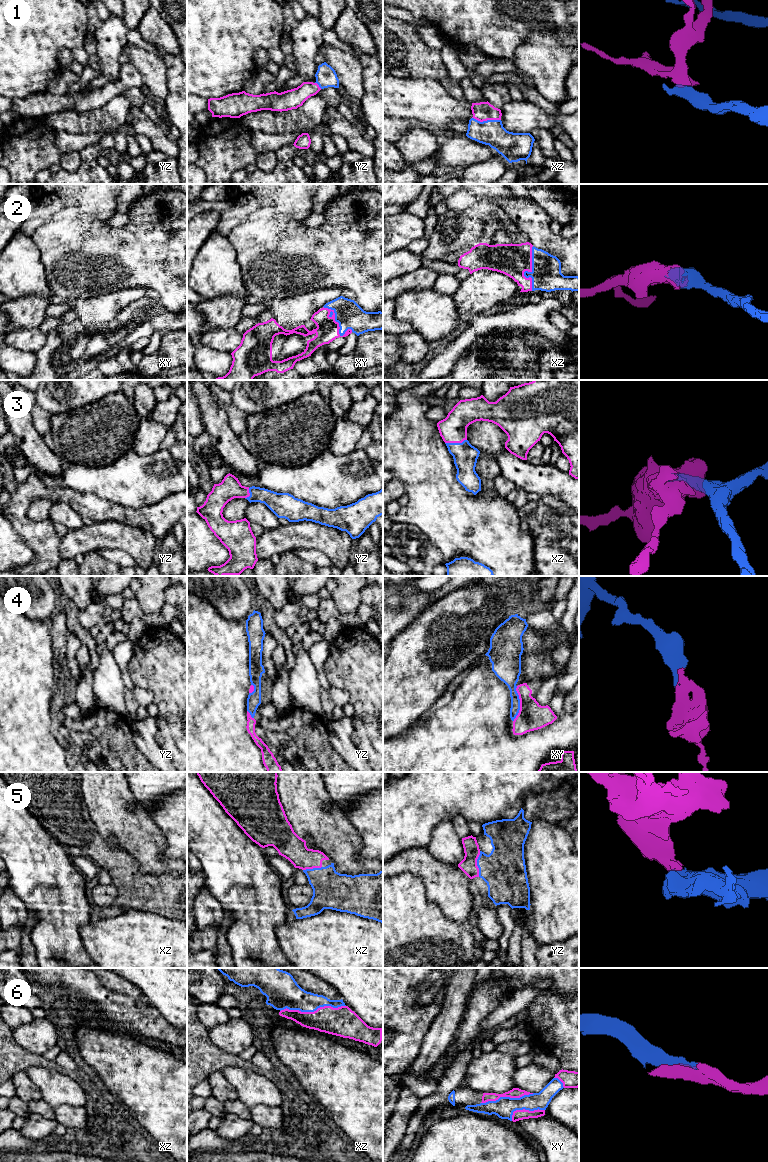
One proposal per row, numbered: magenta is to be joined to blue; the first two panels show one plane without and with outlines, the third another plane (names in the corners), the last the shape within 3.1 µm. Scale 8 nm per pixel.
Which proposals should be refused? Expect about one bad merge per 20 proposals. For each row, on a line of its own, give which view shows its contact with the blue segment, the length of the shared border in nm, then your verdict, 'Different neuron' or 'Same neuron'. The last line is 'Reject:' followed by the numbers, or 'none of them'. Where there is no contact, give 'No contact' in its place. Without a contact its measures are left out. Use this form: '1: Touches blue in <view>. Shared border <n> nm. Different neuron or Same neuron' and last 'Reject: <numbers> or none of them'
1: Touches blue in xz. Shared border 240 nm. Same neuron
2: Touches blue in xy. Shared border 320 nm. Same neuron
3: Touches blue in xz. Shared border 180 nm. Same neuron
4: Touches blue in xy. Shared border 280 nm. Same neuron
5: Touches blue in yz. Shared border 200 nm. Same neuron
6: Touches blue in xz. Shared border 550 nm. Same neuron
Reject: none of them

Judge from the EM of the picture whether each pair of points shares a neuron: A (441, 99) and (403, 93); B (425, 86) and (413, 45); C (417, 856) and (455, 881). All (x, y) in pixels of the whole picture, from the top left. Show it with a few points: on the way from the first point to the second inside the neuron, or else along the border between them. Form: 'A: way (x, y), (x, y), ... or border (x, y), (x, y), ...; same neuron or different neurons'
A: way (432, 99), (412, 98); same neuron
B: border (399, 78), (434, 78), (440, 82); different neurons
C: way (426, 865), (442, 881), (446, 881); same neuron

